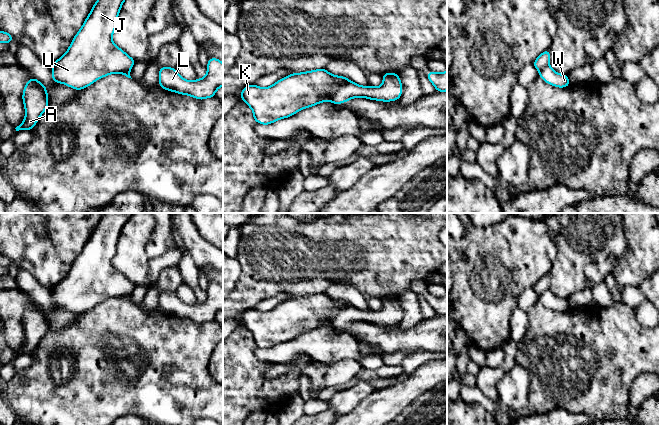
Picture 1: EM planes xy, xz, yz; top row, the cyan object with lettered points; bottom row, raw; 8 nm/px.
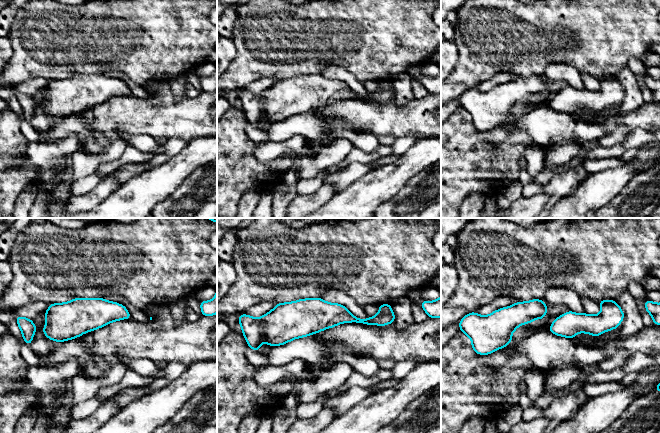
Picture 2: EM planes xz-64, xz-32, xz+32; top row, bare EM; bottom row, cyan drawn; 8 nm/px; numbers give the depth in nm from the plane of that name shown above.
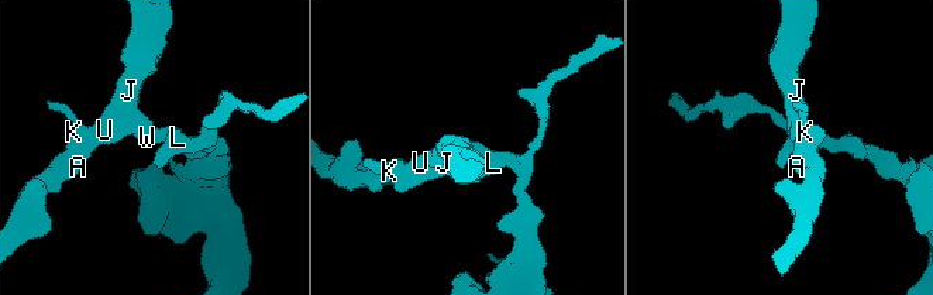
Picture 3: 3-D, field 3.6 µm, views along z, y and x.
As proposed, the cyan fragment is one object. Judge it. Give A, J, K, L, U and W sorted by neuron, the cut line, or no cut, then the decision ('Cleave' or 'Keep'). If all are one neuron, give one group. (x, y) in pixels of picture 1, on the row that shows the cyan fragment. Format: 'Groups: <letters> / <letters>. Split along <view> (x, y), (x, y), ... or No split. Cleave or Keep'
Groups: A J K U / L W. Split along xz (350, 81), (345, 82), (330, 100). Cleave

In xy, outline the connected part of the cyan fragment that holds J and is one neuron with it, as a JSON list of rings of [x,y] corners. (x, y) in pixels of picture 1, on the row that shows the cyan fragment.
[[[97,0],[66,53],[52,63],[52,80],[82,90],[113,73],[129,71],[135,60],[112,41],[125,0]]]

